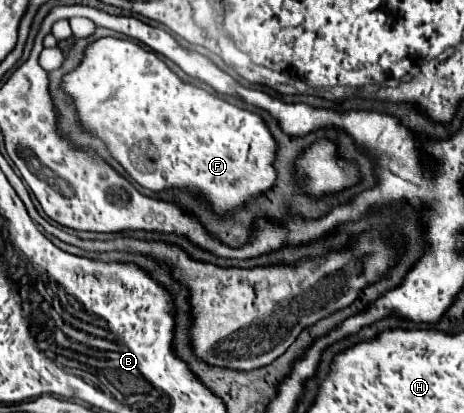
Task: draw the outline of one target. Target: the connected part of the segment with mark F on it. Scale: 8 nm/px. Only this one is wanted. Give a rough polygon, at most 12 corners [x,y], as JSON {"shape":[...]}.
{"shape":[[130,39],[64,77],[142,187],[220,215],[270,189],[256,113]]}

